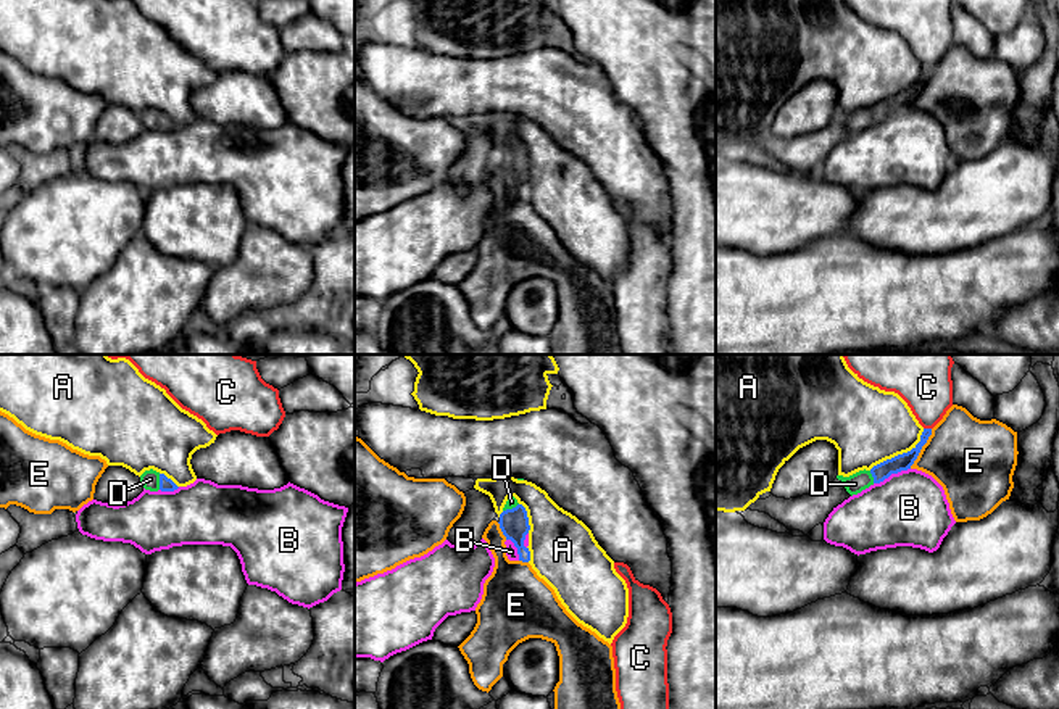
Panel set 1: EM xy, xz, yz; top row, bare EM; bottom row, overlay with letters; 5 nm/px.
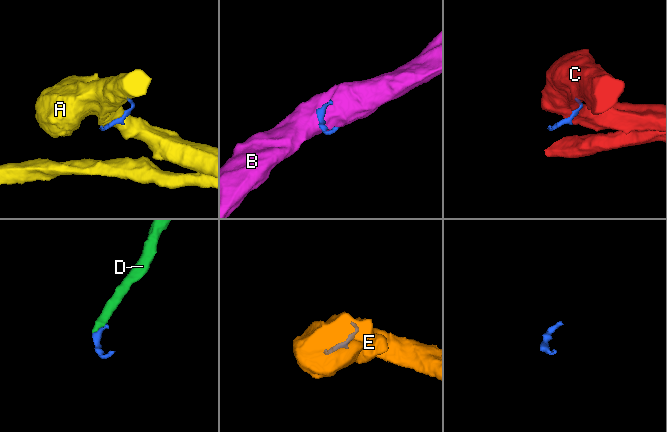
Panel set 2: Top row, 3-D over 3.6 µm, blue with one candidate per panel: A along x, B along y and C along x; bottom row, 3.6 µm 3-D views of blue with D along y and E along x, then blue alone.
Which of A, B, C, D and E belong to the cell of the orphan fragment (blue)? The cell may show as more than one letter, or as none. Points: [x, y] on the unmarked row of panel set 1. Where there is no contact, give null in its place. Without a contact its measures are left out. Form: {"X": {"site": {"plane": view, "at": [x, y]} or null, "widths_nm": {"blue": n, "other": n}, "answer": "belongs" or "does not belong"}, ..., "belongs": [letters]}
{"A": {"site": {"plane": "yz", "at": [900, 94]}, "widths_nm": {"blue": 90, "other": 380}, "answer": "does not belong"}, "B": {"site": {"plane": "yz", "at": [892, 111]}, "widths_nm": {"blue": 90, "other": 380}, "answer": "does not belong"}, "C": {"site": {"plane": "yz", "at": [927, 68]}, "widths_nm": {"blue": 80, "other": 260}, "answer": "does not belong"}, "D": {"site": {"plane": "xy", "at": [160, 121]}, "widths_nm": {"blue": 70, "other": 100}, "answer": "belongs"}, "E": {"site": {"plane": "yz", "at": [921, 87]}, "widths_nm": {"blue": 90, "other": 400}, "answer": "does not belong"}, "belongs": ["D"]}

